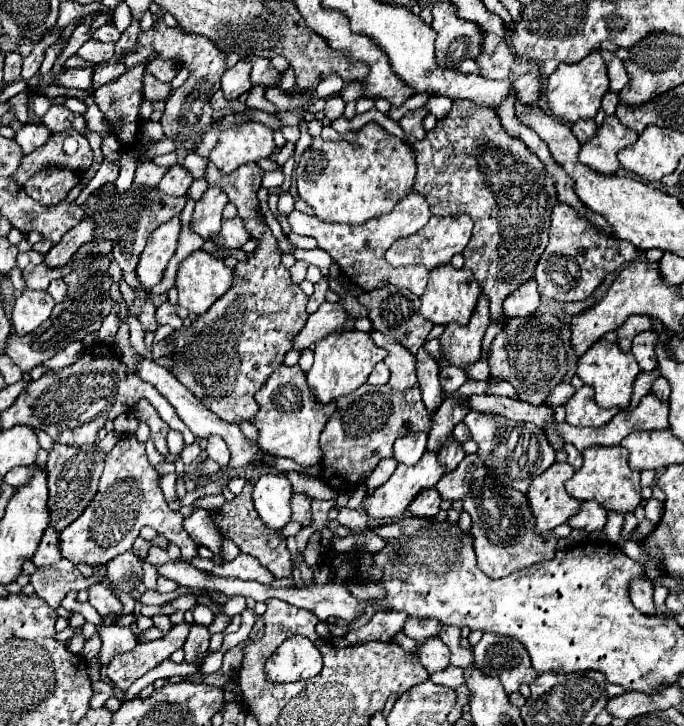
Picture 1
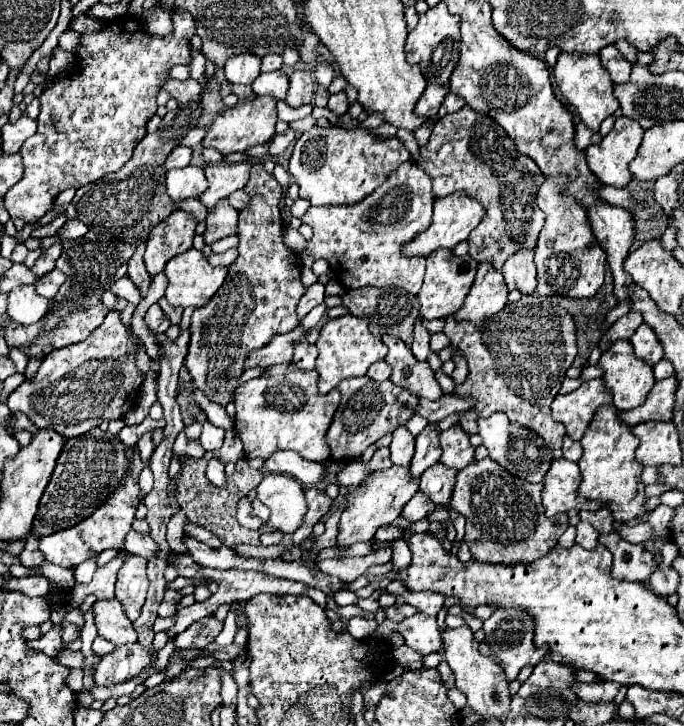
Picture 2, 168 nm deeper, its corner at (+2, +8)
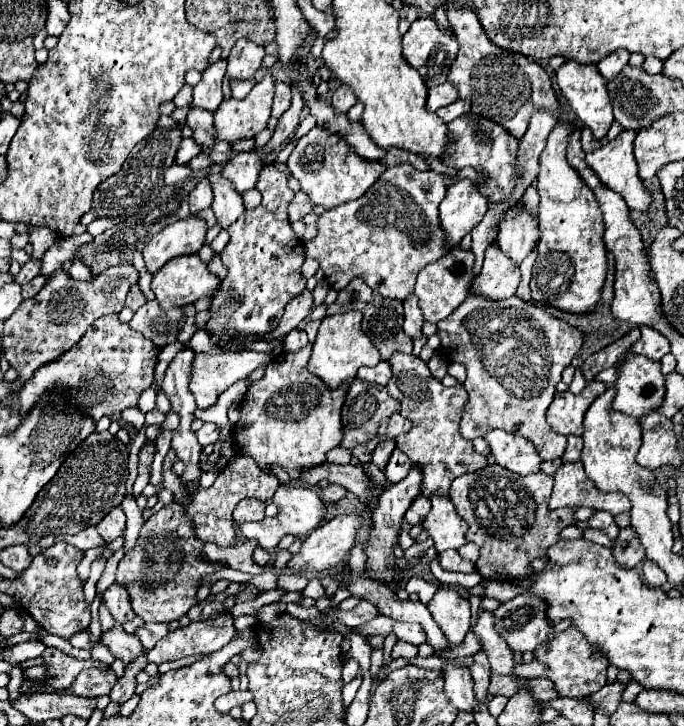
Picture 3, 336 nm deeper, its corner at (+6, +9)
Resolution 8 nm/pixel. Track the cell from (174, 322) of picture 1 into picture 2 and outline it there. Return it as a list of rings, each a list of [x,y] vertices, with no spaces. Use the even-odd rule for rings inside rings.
[[[158,304],[150,306],[150,310],[144,316],[144,322],[154,332],[166,332],[170,328],[170,318],[164,314],[164,310]]]

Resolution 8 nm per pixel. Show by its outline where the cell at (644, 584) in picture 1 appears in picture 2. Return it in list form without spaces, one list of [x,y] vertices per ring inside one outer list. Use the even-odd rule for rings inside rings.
[[[616,532],[600,534],[600,544],[604,544],[612,556],[612,576],[618,580],[628,582],[642,582],[646,584],[650,578],[650,572],[654,572],[654,556],[646,552],[640,544],[630,544],[624,538],[620,538]]]

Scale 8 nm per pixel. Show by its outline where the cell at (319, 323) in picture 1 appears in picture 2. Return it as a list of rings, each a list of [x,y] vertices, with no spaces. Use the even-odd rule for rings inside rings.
[[[296,326],[294,330],[290,330],[286,334],[276,334],[272,338],[272,342],[268,342],[262,350],[256,350],[254,354],[248,356],[246,368],[252,368],[252,366],[264,366],[266,368],[266,366],[274,366],[274,364],[292,362],[294,346],[304,336],[306,336],[306,330],[302,326]]]

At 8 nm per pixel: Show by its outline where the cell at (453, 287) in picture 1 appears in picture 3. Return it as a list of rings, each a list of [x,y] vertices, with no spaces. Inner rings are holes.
[[[452,249],[448,255],[442,259],[428,263],[416,279],[416,295],[418,295],[418,305],[422,309],[422,315],[430,323],[438,323],[446,319],[468,295],[468,287],[472,281],[472,267],[474,267],[474,253],[464,251],[464,249]]]

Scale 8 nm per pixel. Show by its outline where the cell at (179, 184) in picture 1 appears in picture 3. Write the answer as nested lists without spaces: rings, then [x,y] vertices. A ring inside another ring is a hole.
[[[204,179],[196,185],[196,189],[190,193],[190,213],[192,215],[198,215],[202,209],[208,209],[212,207],[212,187],[210,187],[210,181]]]

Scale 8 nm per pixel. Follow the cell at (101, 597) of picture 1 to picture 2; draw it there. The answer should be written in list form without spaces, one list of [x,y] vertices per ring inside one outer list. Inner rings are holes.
[[[98,598],[94,602],[94,620],[98,634],[110,642],[126,644],[136,640],[136,630],[132,628],[132,622],[126,618],[126,612],[122,610],[122,604],[118,604],[118,598]]]

